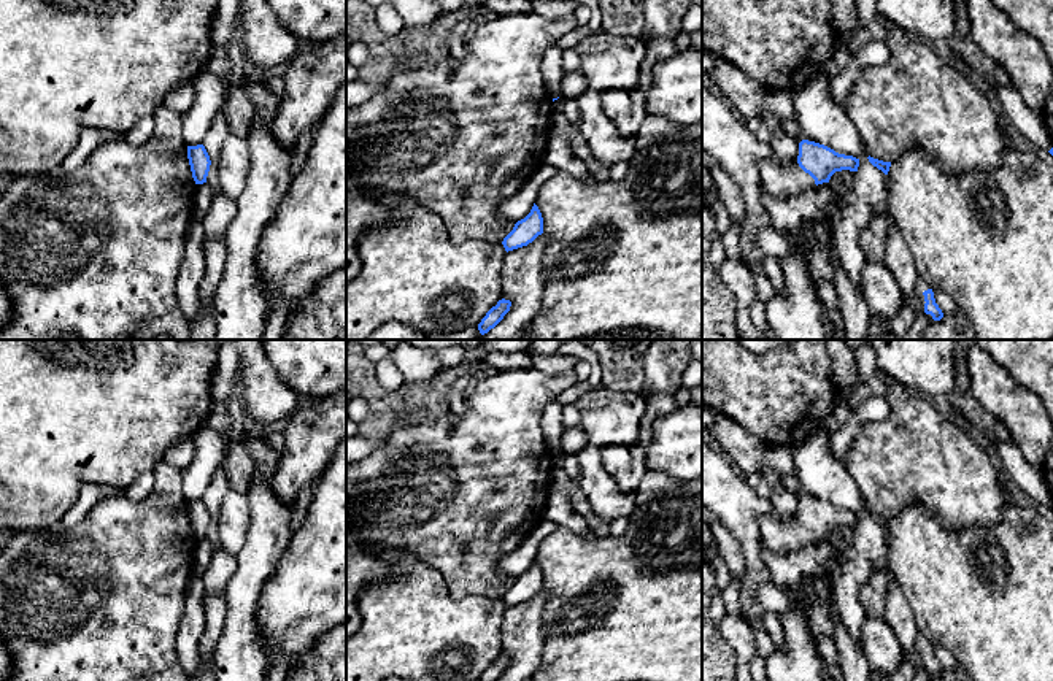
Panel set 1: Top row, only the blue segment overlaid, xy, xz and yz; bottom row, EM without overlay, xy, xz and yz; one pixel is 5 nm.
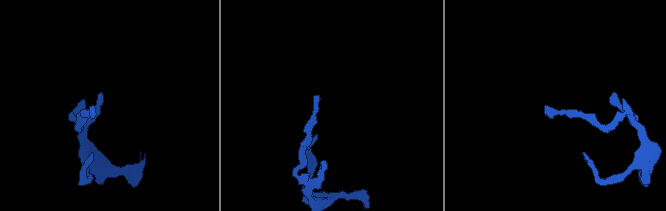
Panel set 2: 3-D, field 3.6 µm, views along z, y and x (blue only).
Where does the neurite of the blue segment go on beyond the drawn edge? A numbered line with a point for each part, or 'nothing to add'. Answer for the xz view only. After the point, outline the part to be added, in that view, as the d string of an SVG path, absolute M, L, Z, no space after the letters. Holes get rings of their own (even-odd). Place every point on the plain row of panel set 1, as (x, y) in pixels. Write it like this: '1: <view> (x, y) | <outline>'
nothing to add

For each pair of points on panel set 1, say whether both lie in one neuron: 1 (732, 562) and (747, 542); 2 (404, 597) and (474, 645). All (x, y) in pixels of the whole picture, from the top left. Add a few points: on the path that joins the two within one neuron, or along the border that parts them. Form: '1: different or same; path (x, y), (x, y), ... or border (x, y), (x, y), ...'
1: different; border (718, 521), (740, 548), (742, 581)
2: same; path (421, 615), (447, 640), (456, 640)

